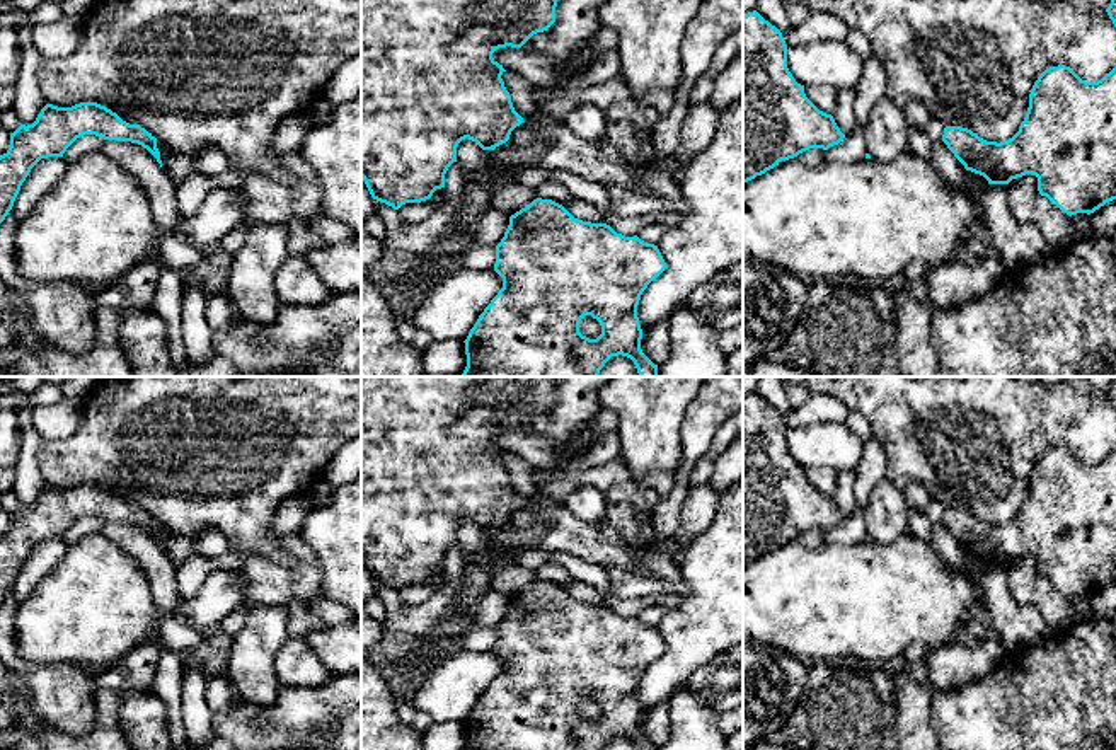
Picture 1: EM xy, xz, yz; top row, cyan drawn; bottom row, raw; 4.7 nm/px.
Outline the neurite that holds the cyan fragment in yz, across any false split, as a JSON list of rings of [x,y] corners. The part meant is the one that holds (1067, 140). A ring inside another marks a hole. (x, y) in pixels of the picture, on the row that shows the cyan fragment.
[[[1058,65],[1044,70],[1029,94],[1029,107],[1019,131],[1007,141],[987,141],[968,128],[946,126],[942,141],[966,170],[983,176],[988,184],[1009,184],[1033,174],[1038,191],[1067,215],[1094,213],[1116,199],[1116,66],[1097,82],[1082,80],[1073,68]]]

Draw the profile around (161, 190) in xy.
[[[106,140],[102,153],[116,160],[143,186],[157,225],[169,235],[181,235],[175,184],[160,167],[157,159],[141,145],[119,140]]]

